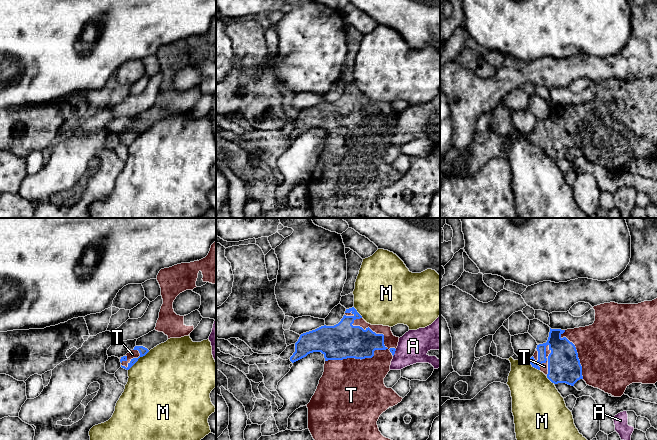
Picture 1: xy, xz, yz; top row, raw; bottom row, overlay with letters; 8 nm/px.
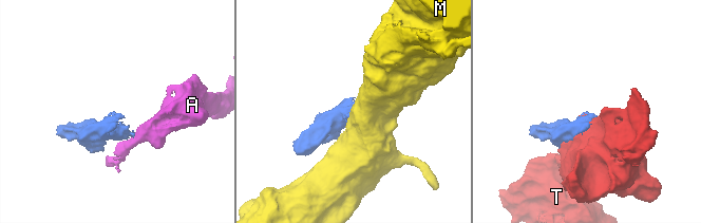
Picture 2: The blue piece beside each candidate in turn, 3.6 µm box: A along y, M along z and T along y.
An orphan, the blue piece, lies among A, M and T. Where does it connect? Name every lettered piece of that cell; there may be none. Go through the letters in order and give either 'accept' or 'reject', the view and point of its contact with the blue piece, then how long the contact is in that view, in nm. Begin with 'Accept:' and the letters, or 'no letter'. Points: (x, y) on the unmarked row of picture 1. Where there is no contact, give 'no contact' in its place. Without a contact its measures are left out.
Accept: T
A: reject; meets blue in xz at (394, 129); contact 70 nm long
M: reject; meets blue in xy at (138, 134); contact 240 nm long
T: accept; meets blue in xz at (361, 135); contact 600 nm long

